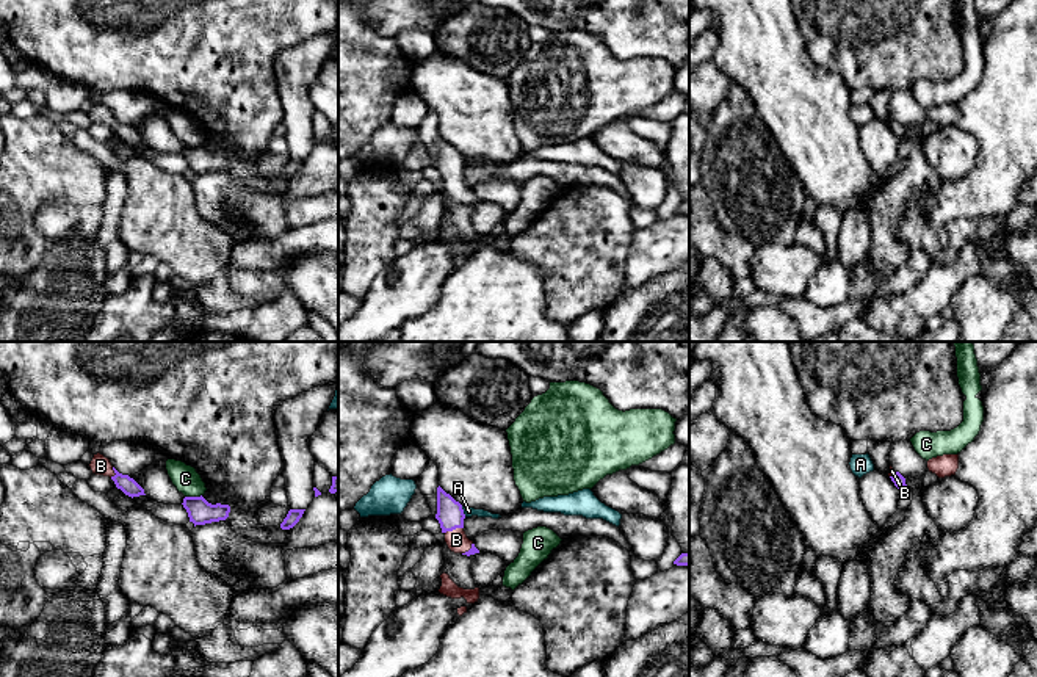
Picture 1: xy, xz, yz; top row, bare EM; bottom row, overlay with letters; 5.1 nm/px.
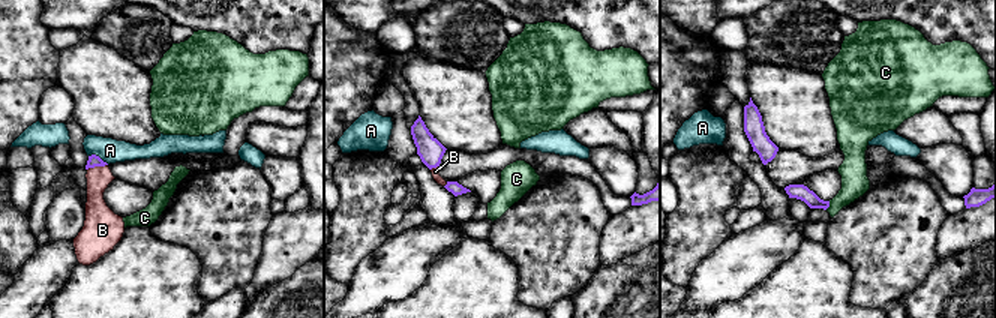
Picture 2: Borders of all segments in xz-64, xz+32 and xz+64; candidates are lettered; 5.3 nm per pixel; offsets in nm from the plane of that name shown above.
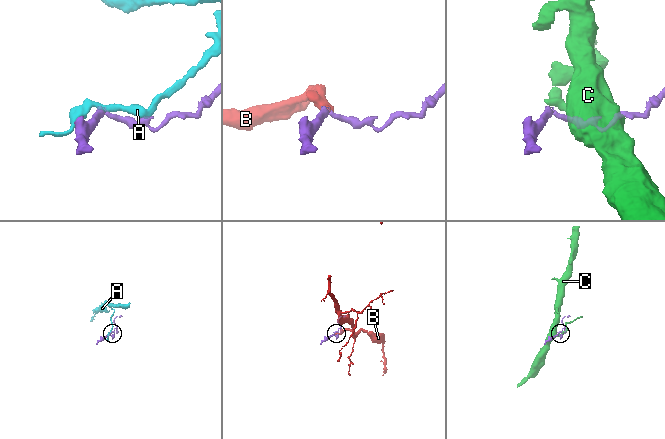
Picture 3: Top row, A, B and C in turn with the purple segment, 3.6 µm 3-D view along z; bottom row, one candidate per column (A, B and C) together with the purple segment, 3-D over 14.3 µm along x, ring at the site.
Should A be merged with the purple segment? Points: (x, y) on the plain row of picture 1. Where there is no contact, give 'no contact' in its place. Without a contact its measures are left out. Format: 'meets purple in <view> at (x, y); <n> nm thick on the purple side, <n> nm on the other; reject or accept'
meets purple in xz at (462, 160); 140 nm thick on the purple side, 50 nm on the other; reject

